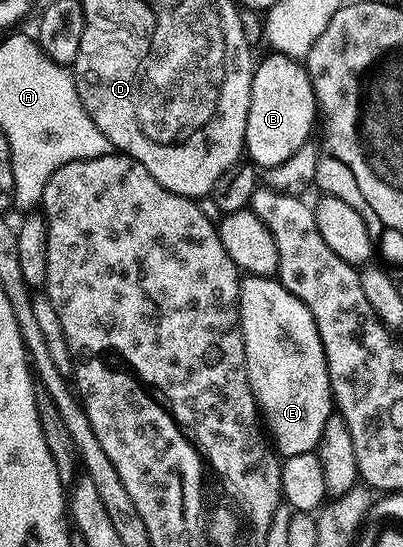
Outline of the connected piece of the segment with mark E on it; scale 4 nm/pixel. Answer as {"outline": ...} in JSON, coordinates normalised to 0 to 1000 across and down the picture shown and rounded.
{"outline":[[[608,505],[596,516],[596,603],[605,614],[615,698],[672,812],[697,837],[777,826],[794,812],[809,766],[829,753],[829,728],[814,658],[764,558],[710,532],[685,506]]]}

